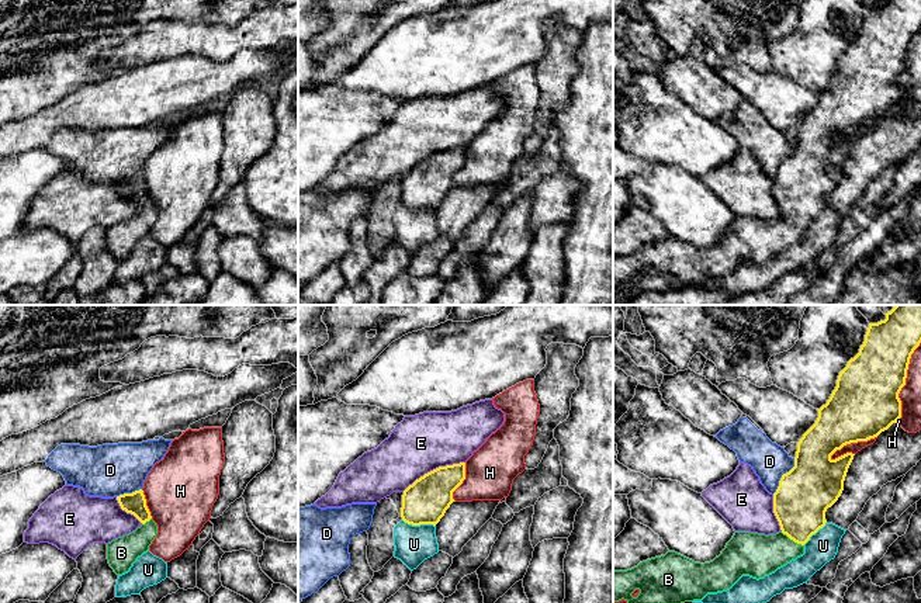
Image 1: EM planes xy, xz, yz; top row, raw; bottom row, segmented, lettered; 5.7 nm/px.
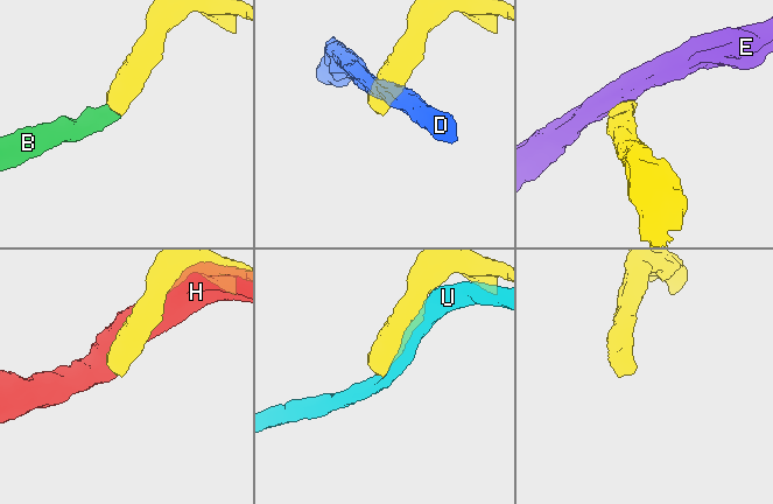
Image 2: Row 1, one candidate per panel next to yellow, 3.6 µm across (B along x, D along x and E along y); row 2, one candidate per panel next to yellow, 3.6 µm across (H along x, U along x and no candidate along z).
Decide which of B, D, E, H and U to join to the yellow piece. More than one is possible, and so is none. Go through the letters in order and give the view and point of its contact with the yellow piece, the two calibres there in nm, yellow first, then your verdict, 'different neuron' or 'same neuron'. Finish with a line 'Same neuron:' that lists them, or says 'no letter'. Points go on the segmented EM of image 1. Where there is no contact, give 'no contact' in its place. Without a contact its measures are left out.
B: meets yellow in yz at (792, 539); 300 nm thick on the yellow side, 240 nm on the other; same neuron
D: meets yellow in yz at (782, 475); 320 nm thick on the yellow side, 200 nm on the other; different neuron
E: meets yellow in xz at (433, 470); 260 nm thick on the yellow side, 320 nm on the other; different neuron
H: meets yellow in yz at (904, 383); 380 nm thick on the yellow side, 130 nm on the other; different neuron
U: meets yellow in xz at (419, 524); 260 nm thick on the yellow side, 220 nm on the other; different neuron
Same neuron: B

